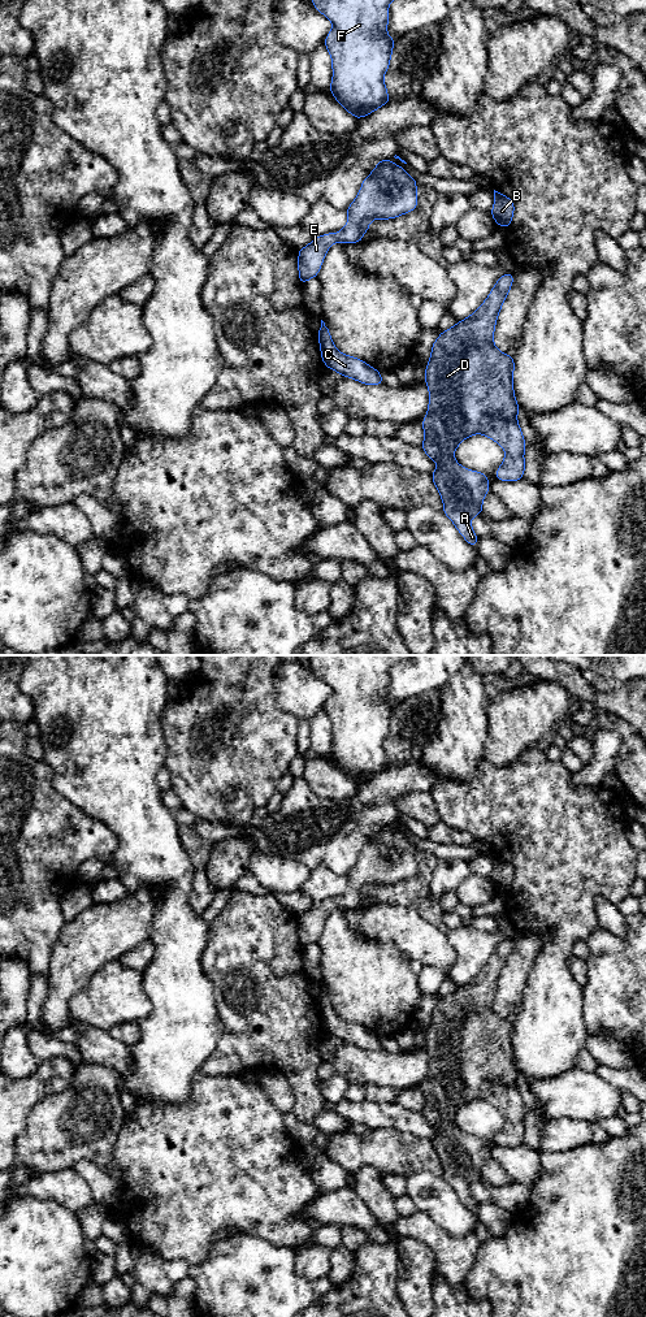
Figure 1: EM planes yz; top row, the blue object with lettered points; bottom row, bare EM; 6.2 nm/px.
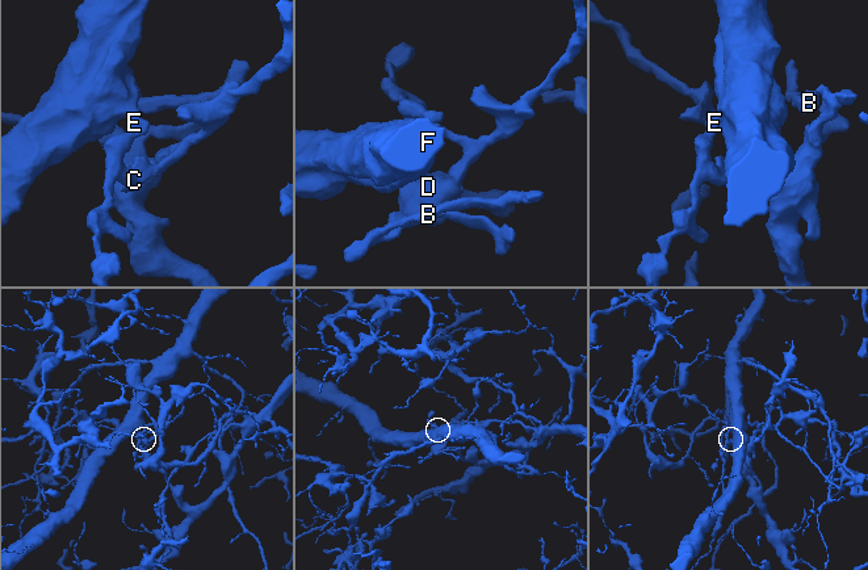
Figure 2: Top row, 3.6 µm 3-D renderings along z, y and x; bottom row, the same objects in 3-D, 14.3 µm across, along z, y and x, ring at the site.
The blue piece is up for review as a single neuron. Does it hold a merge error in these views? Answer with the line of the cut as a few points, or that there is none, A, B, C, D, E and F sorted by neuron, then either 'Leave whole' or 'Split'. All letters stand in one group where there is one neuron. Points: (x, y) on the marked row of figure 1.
Split along yz (320, 343), (326, 364). Groups: A B C D / E F. Split

